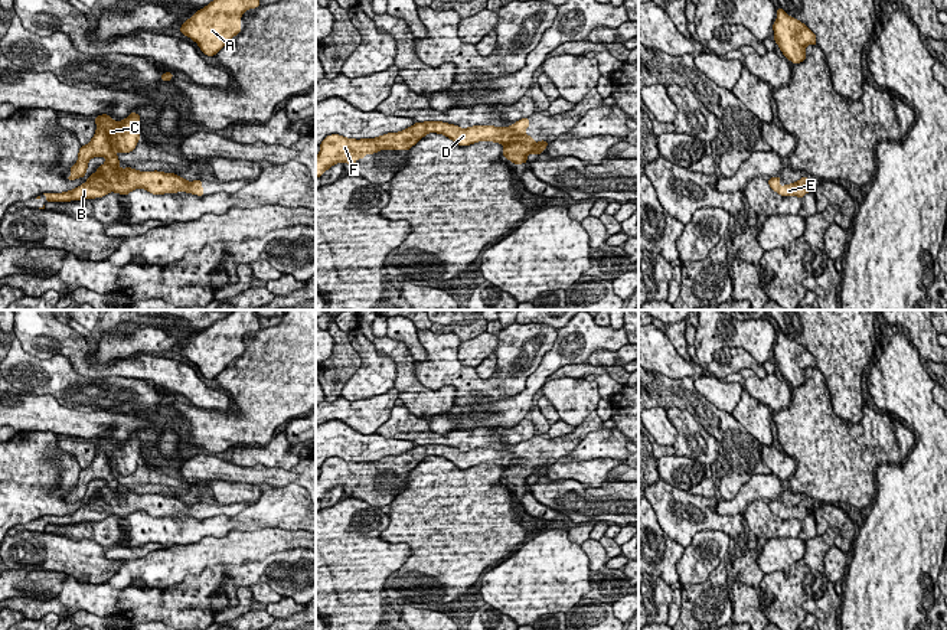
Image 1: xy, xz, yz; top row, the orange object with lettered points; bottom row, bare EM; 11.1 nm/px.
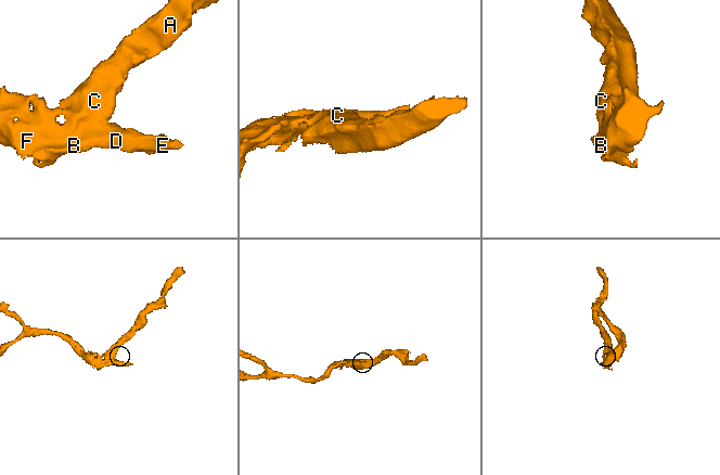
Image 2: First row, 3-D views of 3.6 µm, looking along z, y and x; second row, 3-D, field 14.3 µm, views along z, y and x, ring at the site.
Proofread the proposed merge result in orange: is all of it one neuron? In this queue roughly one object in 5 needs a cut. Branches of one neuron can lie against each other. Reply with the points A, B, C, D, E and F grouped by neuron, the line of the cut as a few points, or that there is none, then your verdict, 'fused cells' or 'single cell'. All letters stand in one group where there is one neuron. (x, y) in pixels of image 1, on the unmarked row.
groups A B C D E F; cut none; single cell

